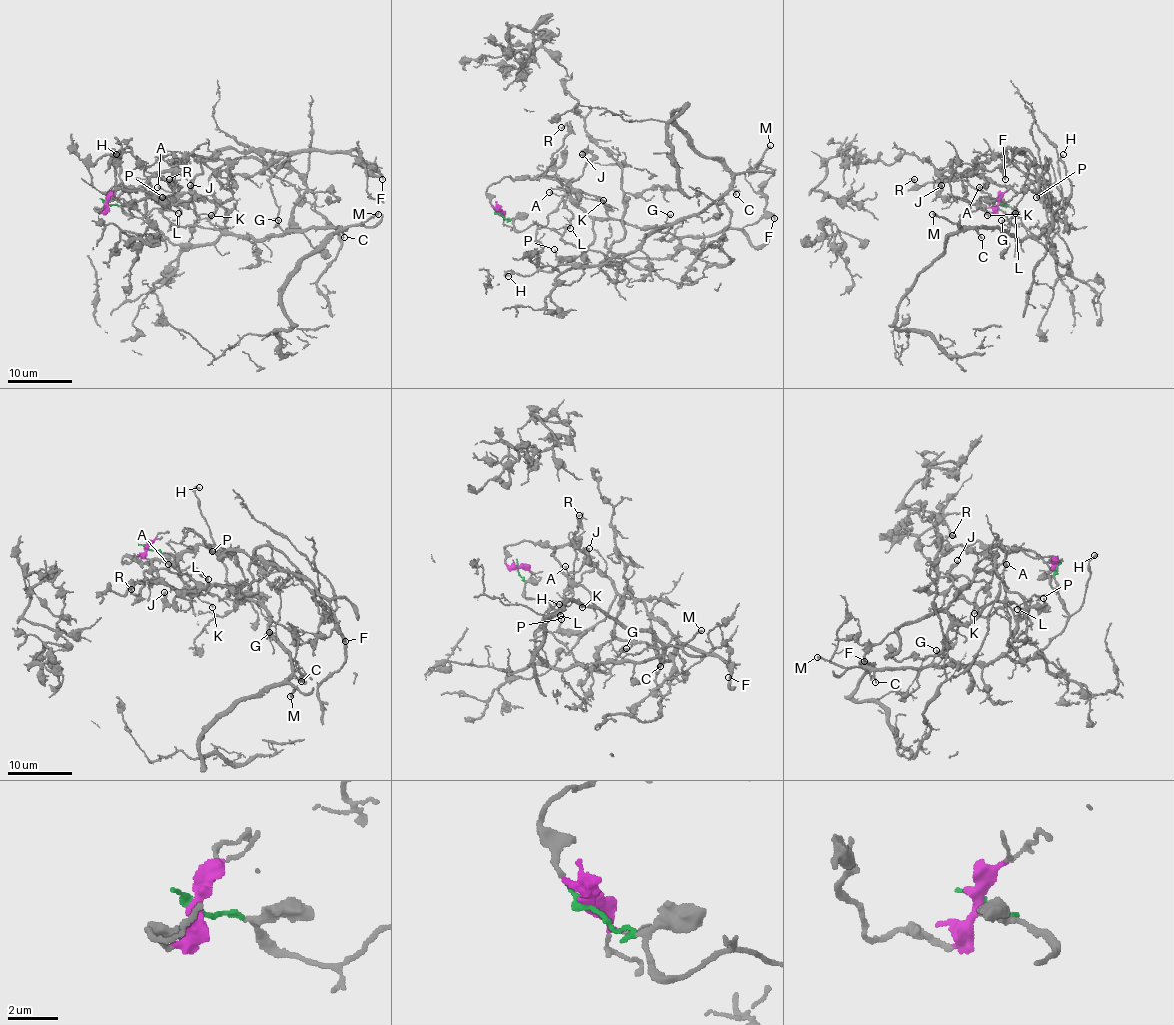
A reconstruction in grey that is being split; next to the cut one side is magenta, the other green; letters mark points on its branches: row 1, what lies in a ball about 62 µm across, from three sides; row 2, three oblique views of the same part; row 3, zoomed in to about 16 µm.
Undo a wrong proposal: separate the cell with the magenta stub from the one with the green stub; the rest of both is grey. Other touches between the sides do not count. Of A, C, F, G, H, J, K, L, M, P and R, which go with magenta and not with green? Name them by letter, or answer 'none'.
F, J, K, P, R

